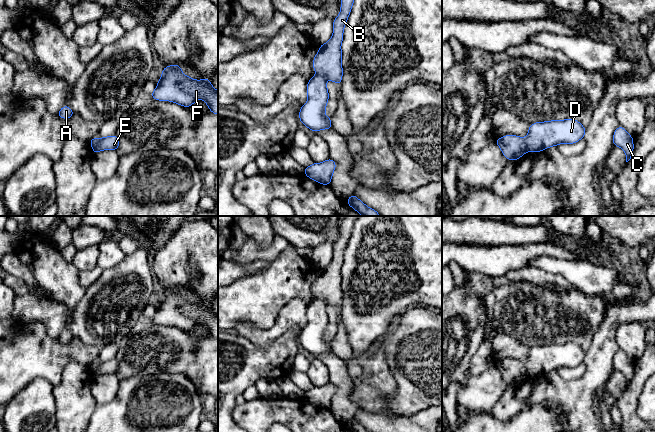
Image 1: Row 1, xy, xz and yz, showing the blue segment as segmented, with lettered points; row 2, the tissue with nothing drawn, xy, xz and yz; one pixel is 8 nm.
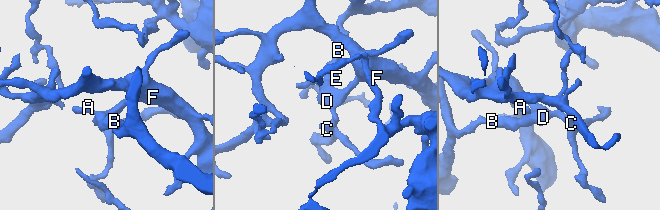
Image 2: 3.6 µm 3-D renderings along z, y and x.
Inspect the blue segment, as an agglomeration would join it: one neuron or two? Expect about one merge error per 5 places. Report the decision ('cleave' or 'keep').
cleave

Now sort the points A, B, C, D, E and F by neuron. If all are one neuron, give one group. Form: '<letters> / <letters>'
A C D F / B E

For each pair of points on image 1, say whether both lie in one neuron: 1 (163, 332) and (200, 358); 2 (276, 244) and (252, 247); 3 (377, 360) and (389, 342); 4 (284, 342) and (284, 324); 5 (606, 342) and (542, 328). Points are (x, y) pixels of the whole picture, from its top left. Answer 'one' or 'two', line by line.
1: one
2: one
3: two
4: two
5: two

